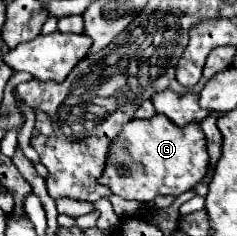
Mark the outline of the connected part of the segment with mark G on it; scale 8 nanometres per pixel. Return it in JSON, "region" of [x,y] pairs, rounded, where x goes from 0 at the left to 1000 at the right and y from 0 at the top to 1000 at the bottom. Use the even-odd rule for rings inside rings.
{"region":[[[650,487],[633,504],[557,504],[523,530],[489,597],[506,597],[498,623],[523,627],[473,636],[464,623],[464,657],[447,665],[447,708],[414,775],[456,775],[473,818],[506,826],[515,843],[633,860],[667,826],[751,835],[759,818],[802,809],[878,725],[886,674],[861,564],[835,521],[751,538],[709,513],[709,496],[675,487]]]}

